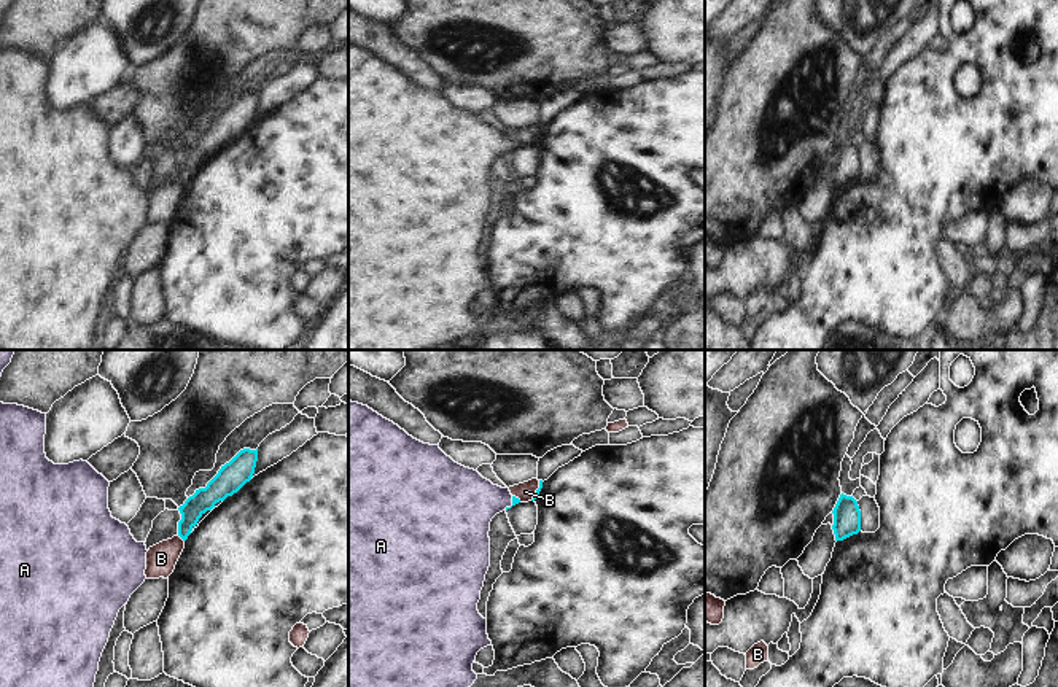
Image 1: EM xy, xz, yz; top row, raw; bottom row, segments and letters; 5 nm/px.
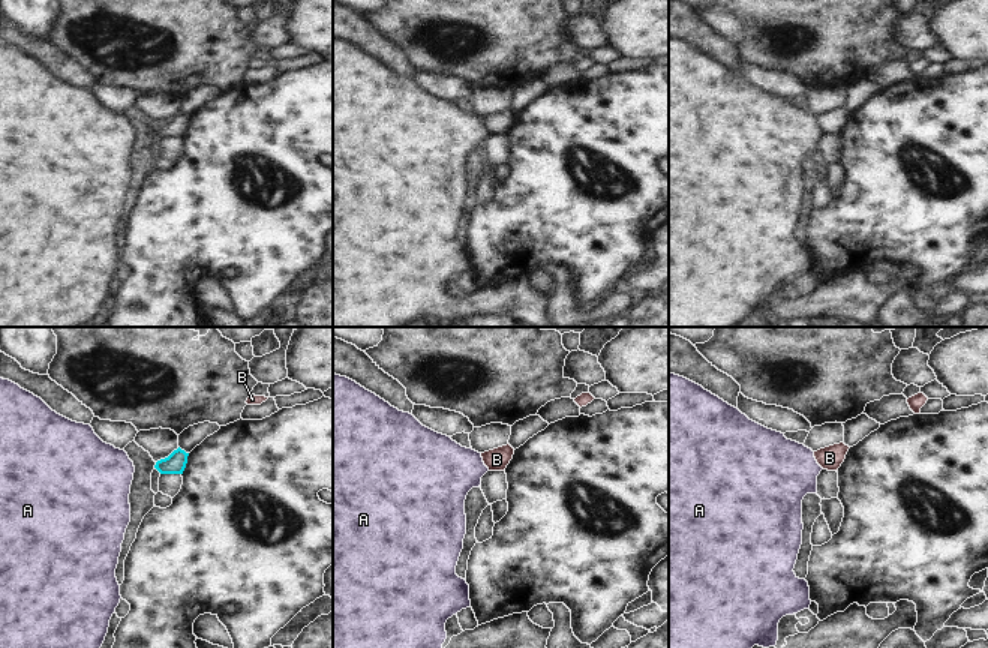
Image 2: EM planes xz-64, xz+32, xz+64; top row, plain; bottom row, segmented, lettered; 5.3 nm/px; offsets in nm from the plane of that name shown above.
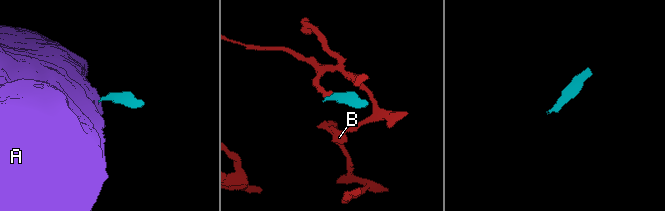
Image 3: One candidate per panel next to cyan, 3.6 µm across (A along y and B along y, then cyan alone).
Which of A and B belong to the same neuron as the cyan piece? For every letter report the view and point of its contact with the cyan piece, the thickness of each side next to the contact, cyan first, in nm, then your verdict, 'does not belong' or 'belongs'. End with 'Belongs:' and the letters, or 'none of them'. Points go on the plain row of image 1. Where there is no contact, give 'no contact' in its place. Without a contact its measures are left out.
A: meets cyan in xz at (513, 148); 30 nm thick on the cyan side, 320 nm on the other; belongs
B: meets cyan in xy at (180, 180); 120 nm thick on the cyan side, 160 nm on the other; does not belong
Belongs: A

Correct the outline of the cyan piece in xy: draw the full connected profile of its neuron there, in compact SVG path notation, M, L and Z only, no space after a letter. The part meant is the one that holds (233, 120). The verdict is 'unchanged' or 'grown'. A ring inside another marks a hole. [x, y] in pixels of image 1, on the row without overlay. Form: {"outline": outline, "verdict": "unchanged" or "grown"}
{"outline": "M258 92L240 94L229 107L221 110L218 118L205 132L196 134L183 149L178 151L181 164L178 165L178 180L186 184L199 162L215 151L216 146L237 137L251 124L258 105Z", "verdict": "unchanged"}

